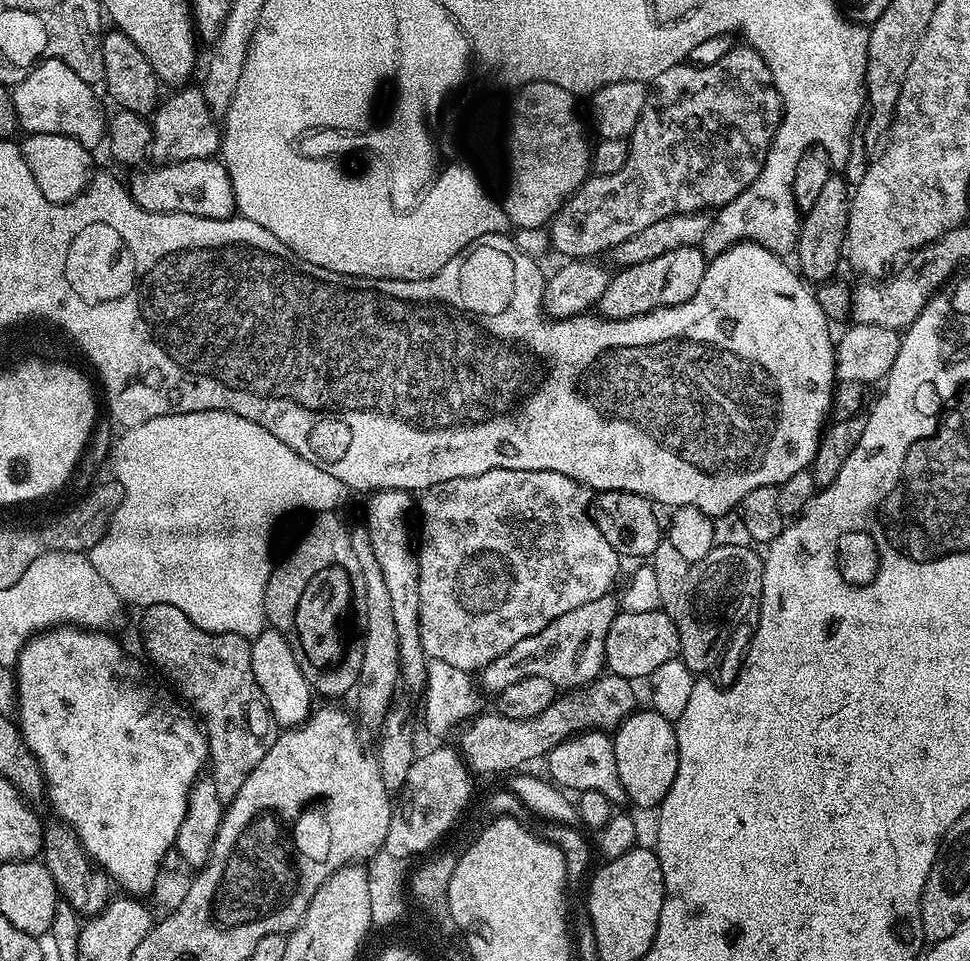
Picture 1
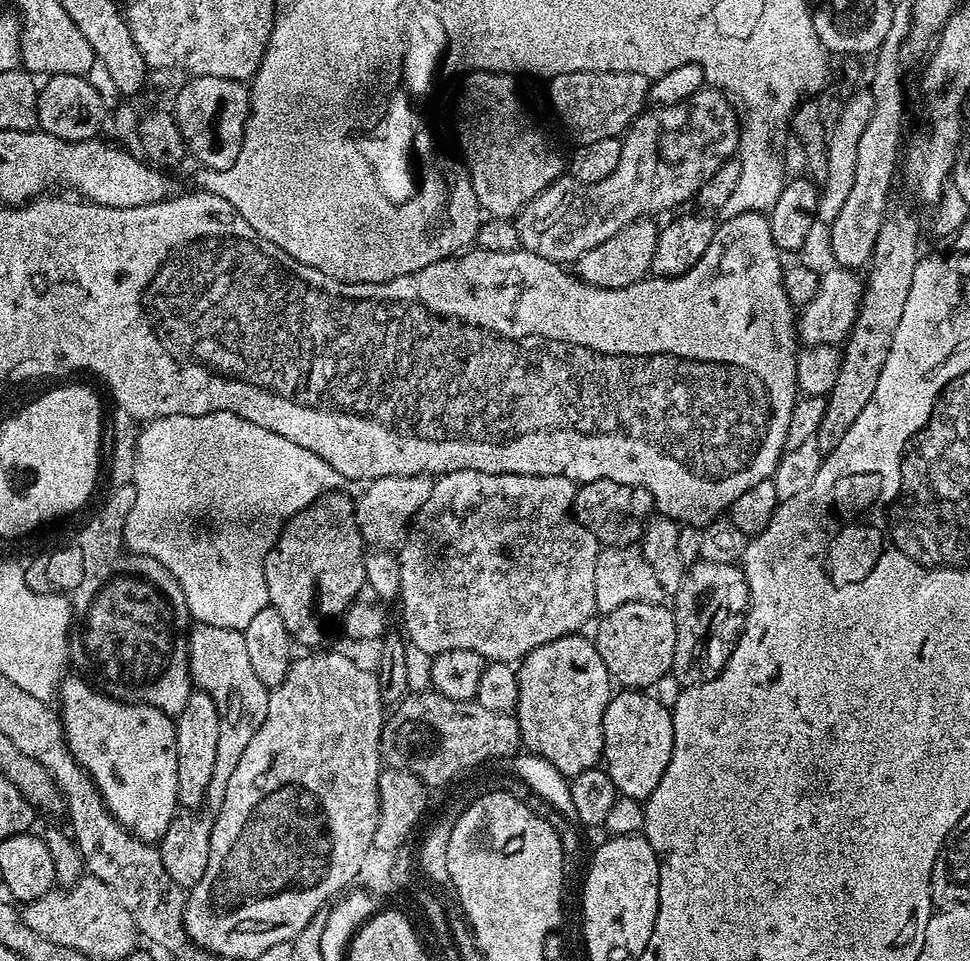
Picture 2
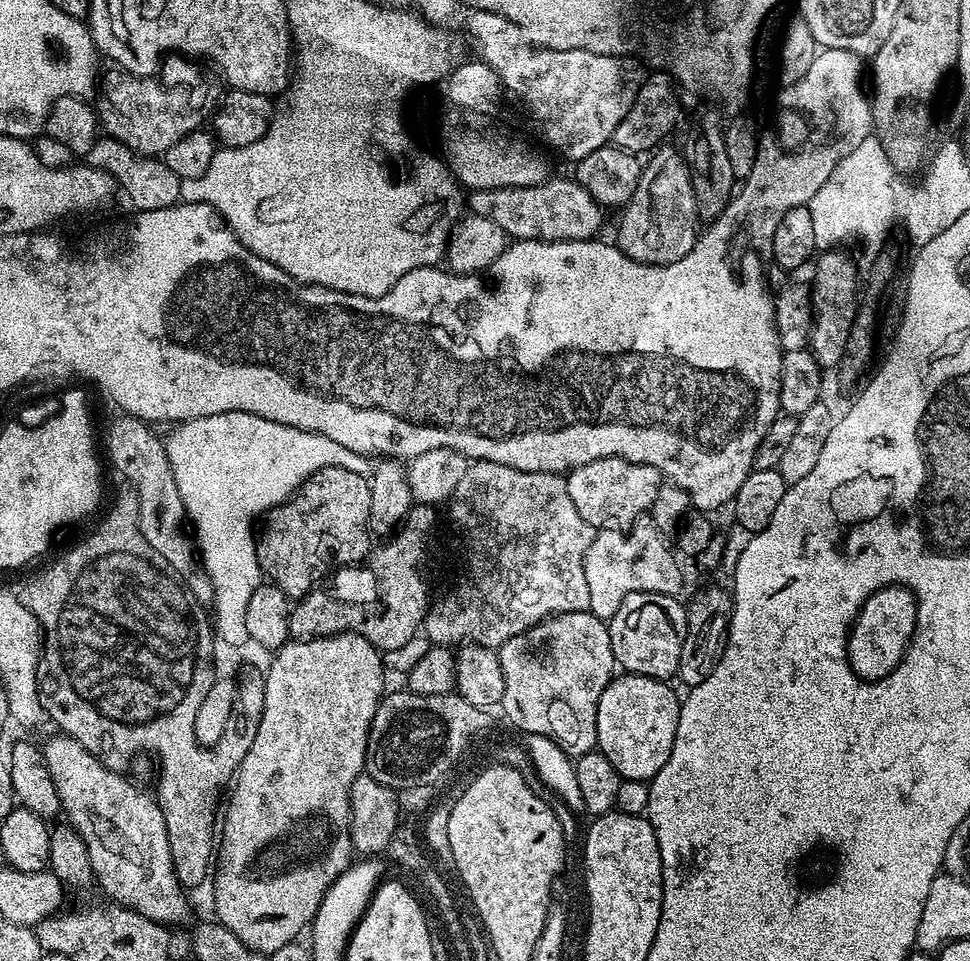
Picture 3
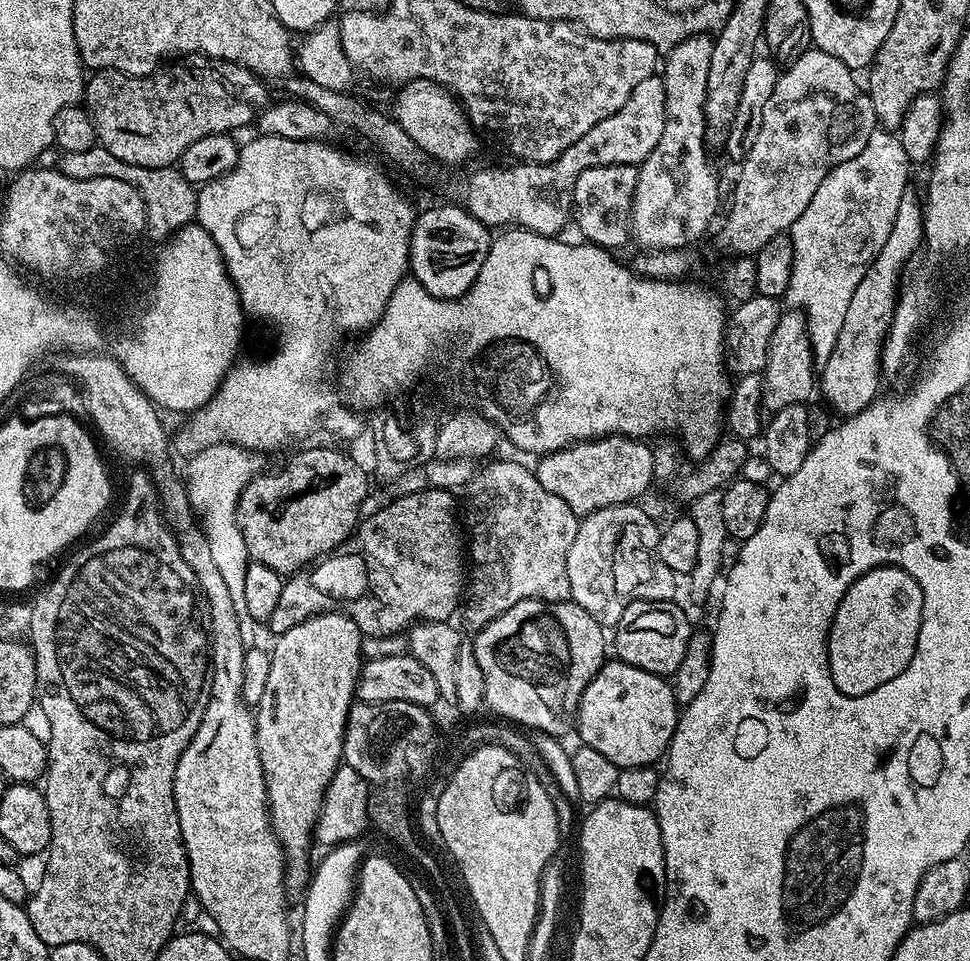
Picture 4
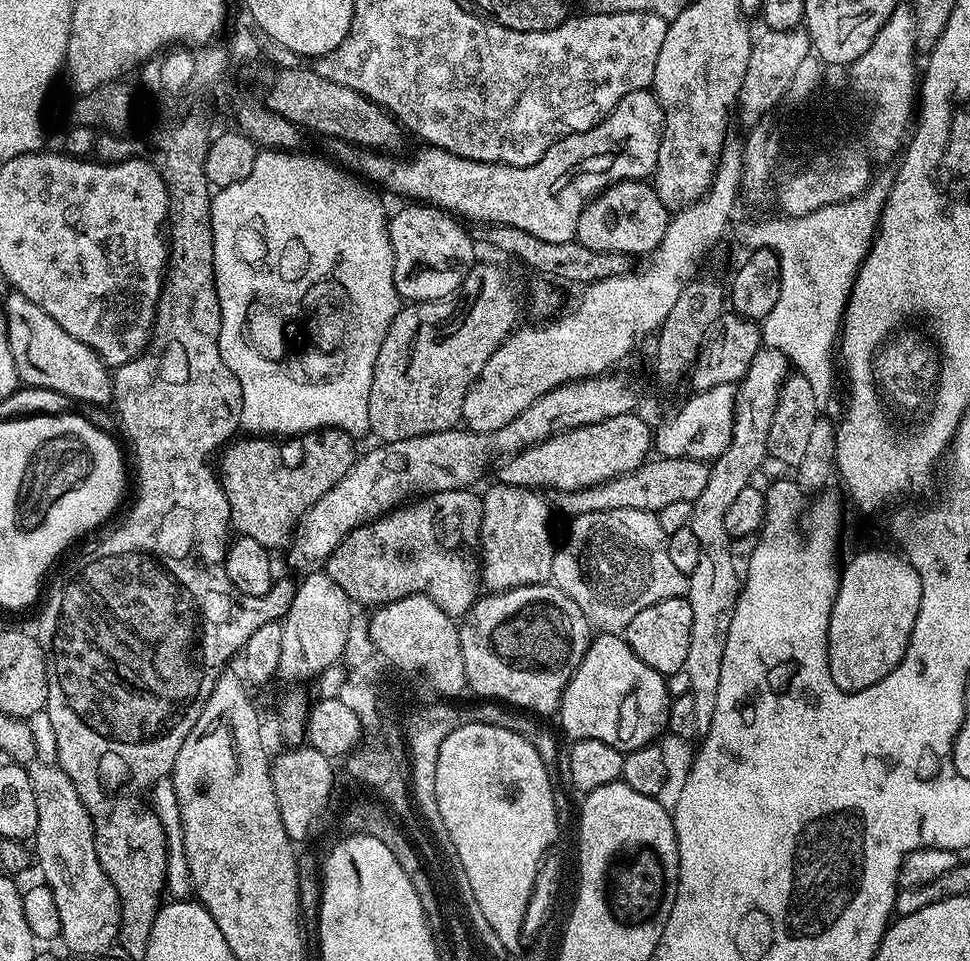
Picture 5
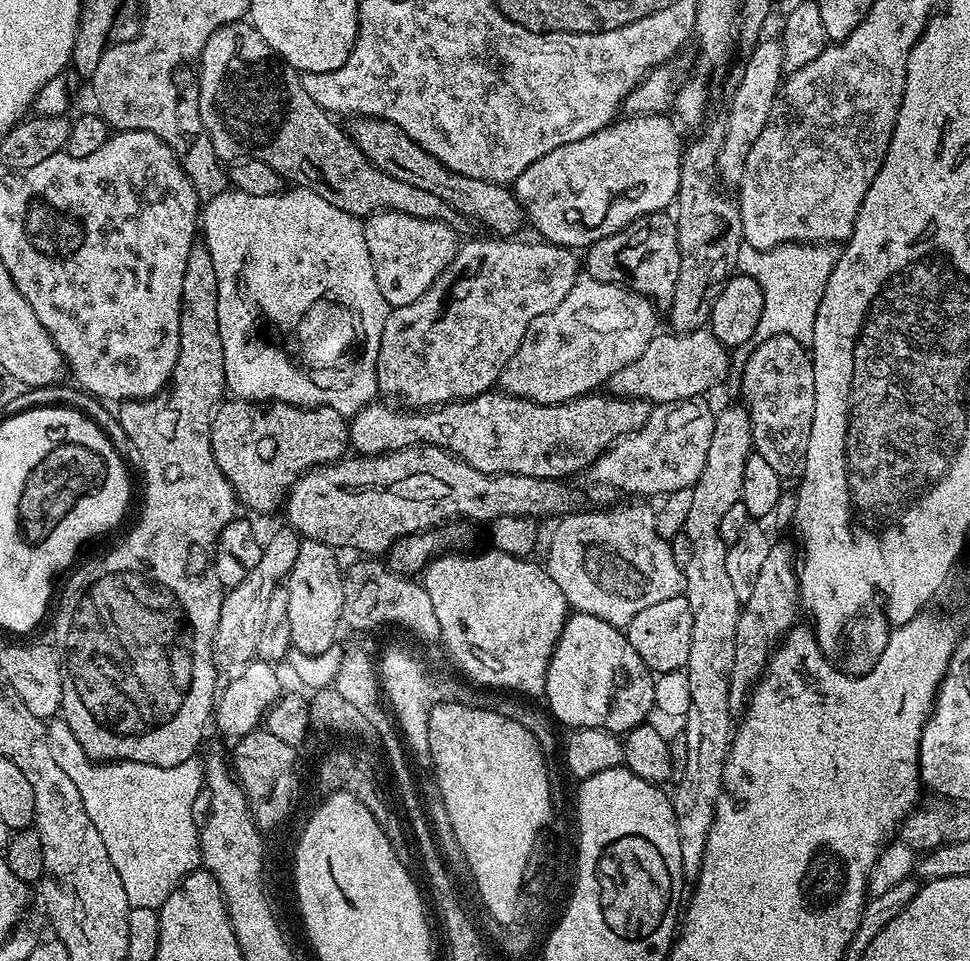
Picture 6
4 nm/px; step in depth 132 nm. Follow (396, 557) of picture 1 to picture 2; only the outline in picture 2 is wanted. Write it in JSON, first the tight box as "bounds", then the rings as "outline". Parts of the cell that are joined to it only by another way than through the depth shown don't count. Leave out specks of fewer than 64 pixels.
{"bounds":[355,476,433,550],"outline":[[[387,476],[367,481],[364,493],[355,497],[358,530],[364,535],[365,545],[380,550],[392,550],[407,536],[418,510],[426,498],[430,498],[433,481],[423,476]]]}

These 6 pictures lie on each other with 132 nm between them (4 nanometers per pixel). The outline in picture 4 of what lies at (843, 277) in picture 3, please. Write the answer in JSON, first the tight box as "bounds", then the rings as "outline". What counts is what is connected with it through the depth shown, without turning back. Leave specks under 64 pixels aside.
{"bounds":[762,310,818,413],"outline":[[[796,310],[781,315],[768,347],[768,361],[762,373],[762,404],[769,413],[782,410],[791,404],[809,403],[808,399],[818,388],[818,367],[812,355],[811,338],[808,337],[808,321]]]}

